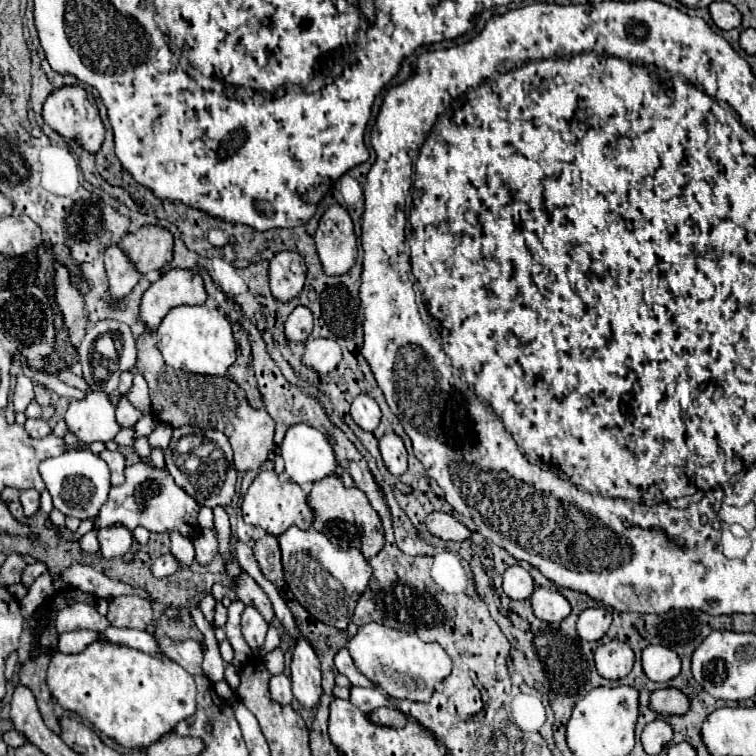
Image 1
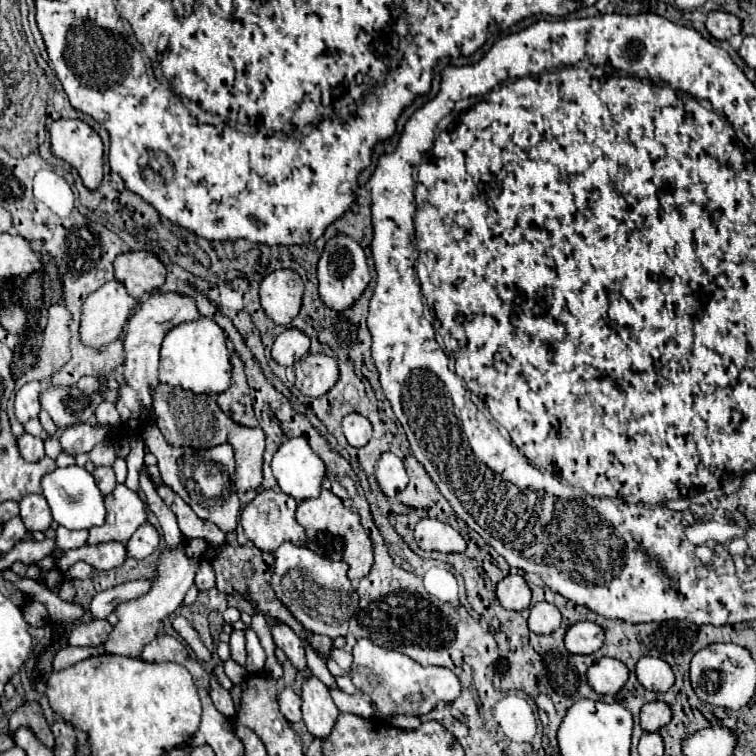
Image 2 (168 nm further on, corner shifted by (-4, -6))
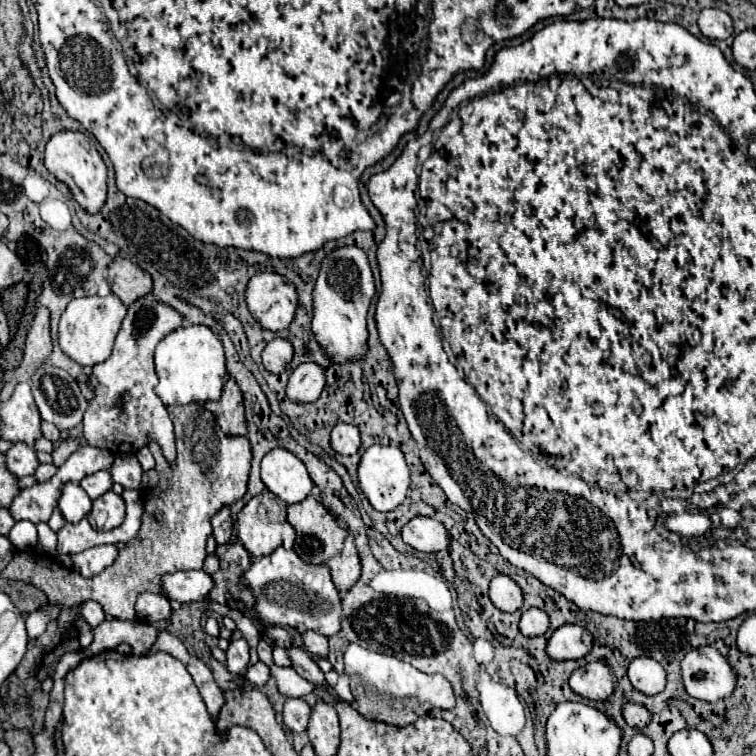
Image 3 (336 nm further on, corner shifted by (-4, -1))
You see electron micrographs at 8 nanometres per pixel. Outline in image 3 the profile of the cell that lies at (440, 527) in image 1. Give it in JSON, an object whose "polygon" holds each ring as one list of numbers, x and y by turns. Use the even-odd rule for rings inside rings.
{"polygon":[[415,517,401,529,403,543,411,545,417,551,425,553,437,553,445,551,449,547,449,535,447,529,431,519,431,517]]}

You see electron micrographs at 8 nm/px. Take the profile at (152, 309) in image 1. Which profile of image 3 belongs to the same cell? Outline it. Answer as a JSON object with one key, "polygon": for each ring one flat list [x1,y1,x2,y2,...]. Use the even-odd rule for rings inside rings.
{"polygon":[[151,293,127,307,127,315,117,333,111,357,105,363,95,365,89,375,93,399,89,401,89,407,83,415,83,439,87,445,107,449,113,455,133,455,141,447,147,447,151,441,155,441,161,447,167,463,175,467,175,433,167,407,155,393,157,375,153,351,165,335,179,329,181,325,183,317,173,307,155,301]]}

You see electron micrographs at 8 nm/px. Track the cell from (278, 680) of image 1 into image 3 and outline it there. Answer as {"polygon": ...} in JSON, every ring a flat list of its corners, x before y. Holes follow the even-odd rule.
{"polygon":[[287,699,283,707,283,723,291,733,301,733,307,729,311,717,311,707,303,699]]}

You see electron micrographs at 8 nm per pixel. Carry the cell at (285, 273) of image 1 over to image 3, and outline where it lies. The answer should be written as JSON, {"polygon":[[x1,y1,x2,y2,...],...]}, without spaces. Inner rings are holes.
{"polygon":[[259,273,249,279,245,303,251,317,269,331,291,325,297,309,297,293,291,281,279,273]]}

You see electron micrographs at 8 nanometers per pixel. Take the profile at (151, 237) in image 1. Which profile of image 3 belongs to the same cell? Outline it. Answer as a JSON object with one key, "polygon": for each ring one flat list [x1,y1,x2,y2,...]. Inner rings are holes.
{"polygon":[[115,259,109,265,107,281,111,291,121,299,121,303,127,307,139,297,151,293,151,275,133,265,129,259]]}

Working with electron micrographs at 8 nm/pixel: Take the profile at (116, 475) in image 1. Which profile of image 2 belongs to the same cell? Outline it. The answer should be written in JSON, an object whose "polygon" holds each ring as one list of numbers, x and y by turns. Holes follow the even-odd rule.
{"polygon":[[99,466,93,470,95,474,95,480,99,482,99,490,103,490,103,496,111,494,117,486,117,480,115,480,115,472,111,466]]}

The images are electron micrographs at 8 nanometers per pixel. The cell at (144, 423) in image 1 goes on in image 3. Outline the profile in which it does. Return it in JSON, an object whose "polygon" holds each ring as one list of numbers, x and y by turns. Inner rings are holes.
{"polygon":[[73,437,63,439,63,441,55,447,55,451,53,451,53,465,55,465,55,467,61,467,63,461,65,461,77,447,79,447,77,439,73,439]]}

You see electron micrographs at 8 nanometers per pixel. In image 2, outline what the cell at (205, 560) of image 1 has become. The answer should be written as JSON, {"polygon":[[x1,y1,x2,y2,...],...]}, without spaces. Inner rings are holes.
{"polygon":[[203,558,199,562,199,568,197,568,197,576,195,576,195,584,197,588,203,592,203,590,209,590,215,586,215,570,213,570,213,564]]}

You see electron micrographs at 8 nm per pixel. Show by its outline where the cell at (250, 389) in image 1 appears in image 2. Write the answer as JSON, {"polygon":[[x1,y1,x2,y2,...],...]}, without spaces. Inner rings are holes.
{"polygon":[[237,352,231,354,231,366,233,366,233,384,231,388,227,388,217,396,217,402,227,414,231,414,231,418,235,418,235,422,243,426,257,426,257,418,253,412,253,398,247,386,245,366]]}

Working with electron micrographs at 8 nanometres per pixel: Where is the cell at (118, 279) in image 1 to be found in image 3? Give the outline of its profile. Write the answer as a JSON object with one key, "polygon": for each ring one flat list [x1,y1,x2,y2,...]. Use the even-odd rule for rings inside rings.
{"polygon":[[109,293,107,297,81,297,81,299,73,299,67,309,63,311,61,319,59,319,59,347,61,351,75,363,83,365,83,367,93,367,97,363,103,363,113,349,113,341,115,335,121,327,121,321,127,313,127,307,113,295]]}

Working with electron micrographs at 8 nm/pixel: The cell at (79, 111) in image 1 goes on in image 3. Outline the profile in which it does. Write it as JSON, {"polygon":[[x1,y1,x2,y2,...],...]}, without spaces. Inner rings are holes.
{"polygon":[[61,131,53,135,45,149,45,167,51,175,55,175,61,183,65,183,73,195,73,199,87,213,99,213,107,199,107,167,93,147,93,143,79,131]]}

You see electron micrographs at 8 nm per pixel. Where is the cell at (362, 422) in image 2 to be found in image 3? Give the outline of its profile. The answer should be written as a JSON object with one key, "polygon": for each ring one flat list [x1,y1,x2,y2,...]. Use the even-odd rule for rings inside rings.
{"polygon":[[337,423,331,431,331,447,339,455,353,455,359,451,359,429,347,423]]}

